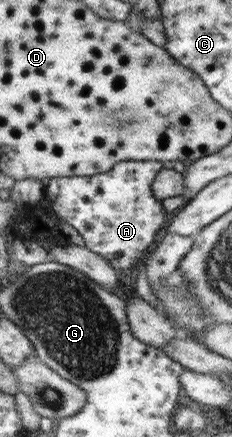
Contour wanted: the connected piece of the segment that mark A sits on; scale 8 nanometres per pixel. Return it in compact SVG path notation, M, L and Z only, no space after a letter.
M158 160L123 161L98 175L54 178L46 186L45 195L54 203L58 215L77 230L88 249L108 259L112 267L128 269L146 257L168 223L168 210L153 190L153 183L163 169L164 165Z

